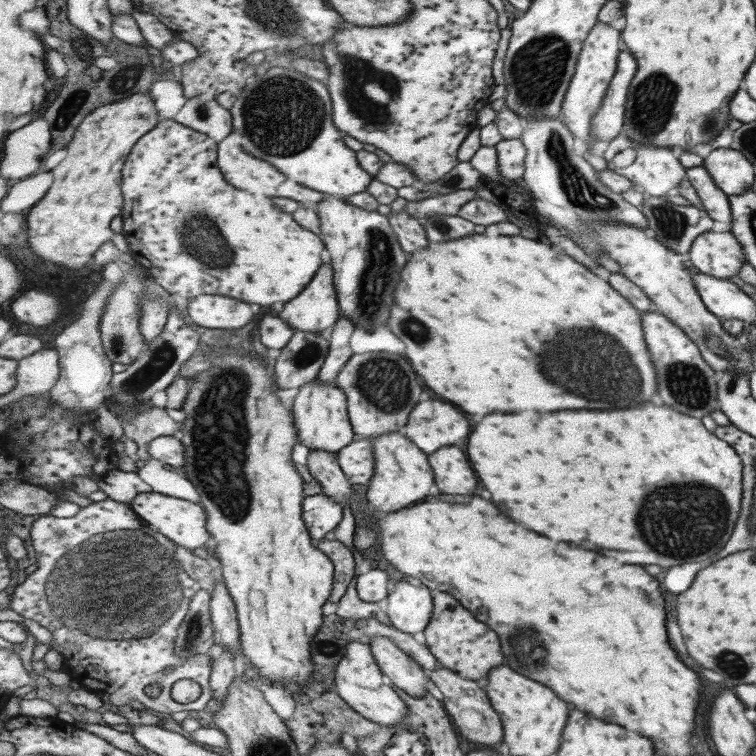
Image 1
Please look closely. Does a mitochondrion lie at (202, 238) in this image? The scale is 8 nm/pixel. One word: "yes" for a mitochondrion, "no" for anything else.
yes

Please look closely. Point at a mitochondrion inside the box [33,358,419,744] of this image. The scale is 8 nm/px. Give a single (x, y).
(119, 588)

